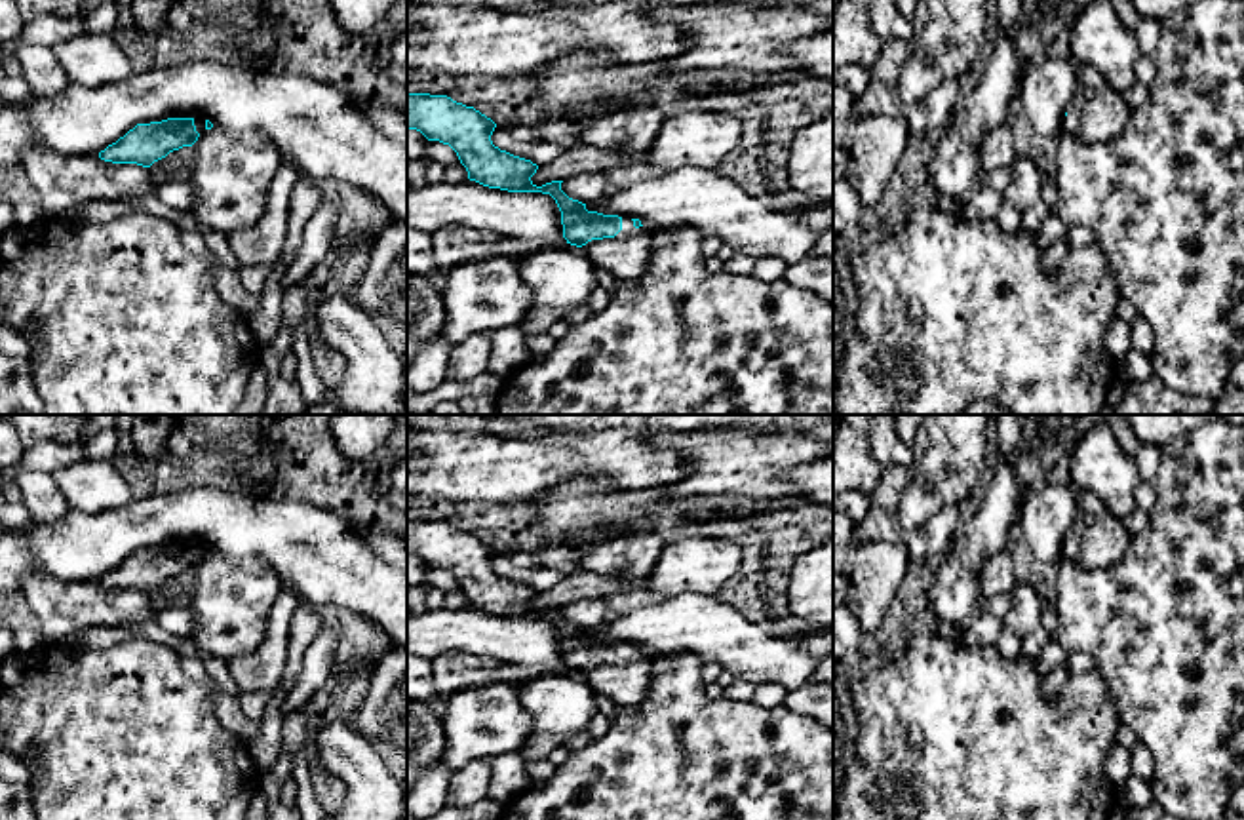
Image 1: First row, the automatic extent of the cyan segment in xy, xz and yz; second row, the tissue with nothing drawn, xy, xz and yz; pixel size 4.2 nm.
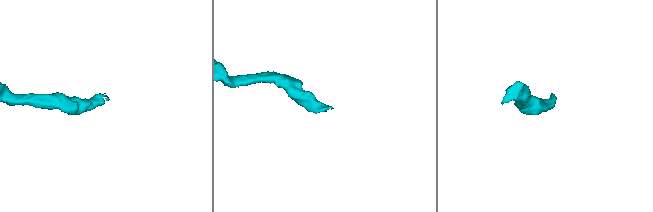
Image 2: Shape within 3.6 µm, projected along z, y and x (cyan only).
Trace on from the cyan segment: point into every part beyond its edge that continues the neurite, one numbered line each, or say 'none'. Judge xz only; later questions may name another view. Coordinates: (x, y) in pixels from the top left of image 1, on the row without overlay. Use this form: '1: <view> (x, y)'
1: xz (626, 682)

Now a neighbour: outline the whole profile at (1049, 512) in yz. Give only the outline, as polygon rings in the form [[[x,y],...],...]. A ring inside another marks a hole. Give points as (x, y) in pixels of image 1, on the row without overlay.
[[[1044,483],[1027,491],[1016,533],[1037,561],[1058,565],[1075,517],[1077,489]]]

